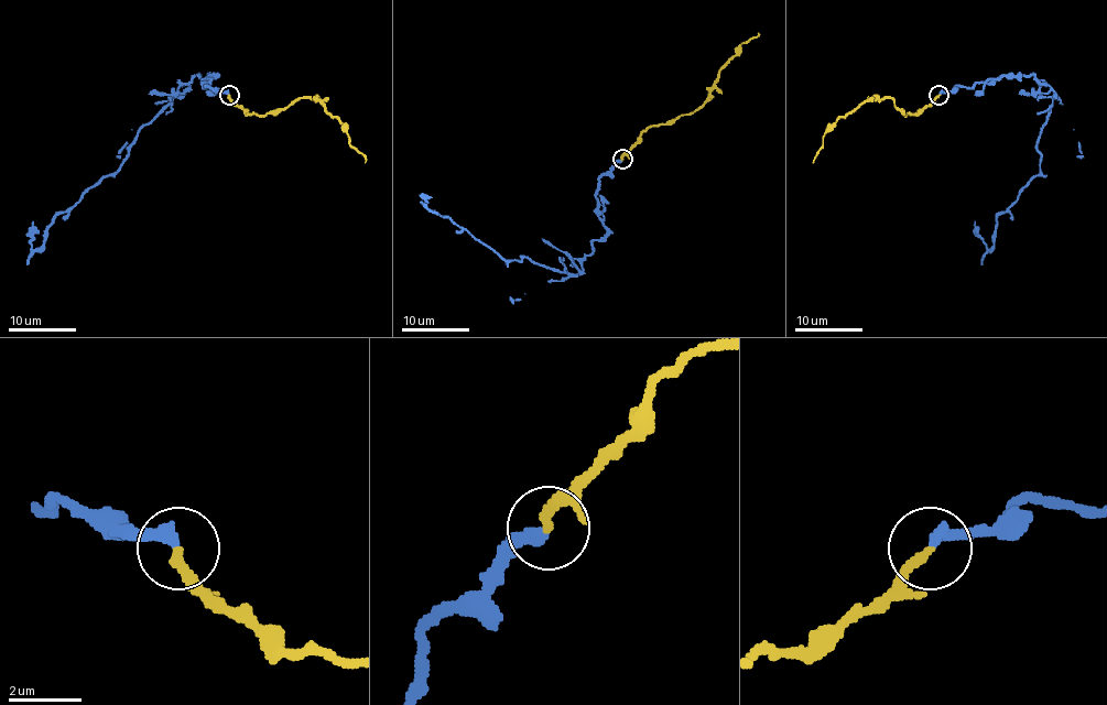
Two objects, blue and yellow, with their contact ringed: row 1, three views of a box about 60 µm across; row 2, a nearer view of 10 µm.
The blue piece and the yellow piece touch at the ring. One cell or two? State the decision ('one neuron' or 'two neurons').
two neurons

